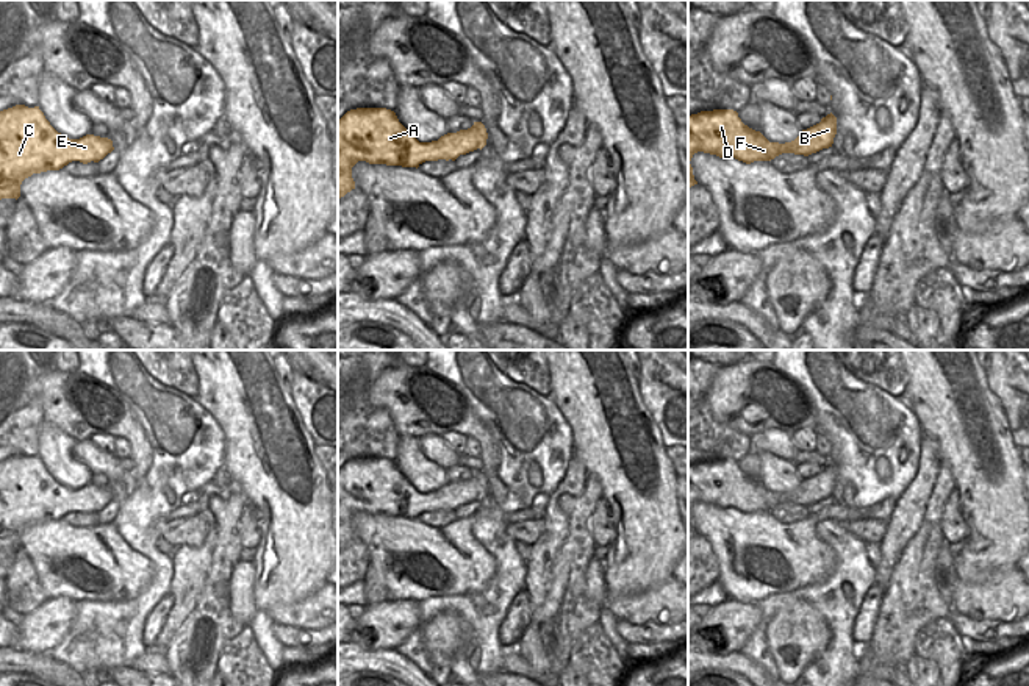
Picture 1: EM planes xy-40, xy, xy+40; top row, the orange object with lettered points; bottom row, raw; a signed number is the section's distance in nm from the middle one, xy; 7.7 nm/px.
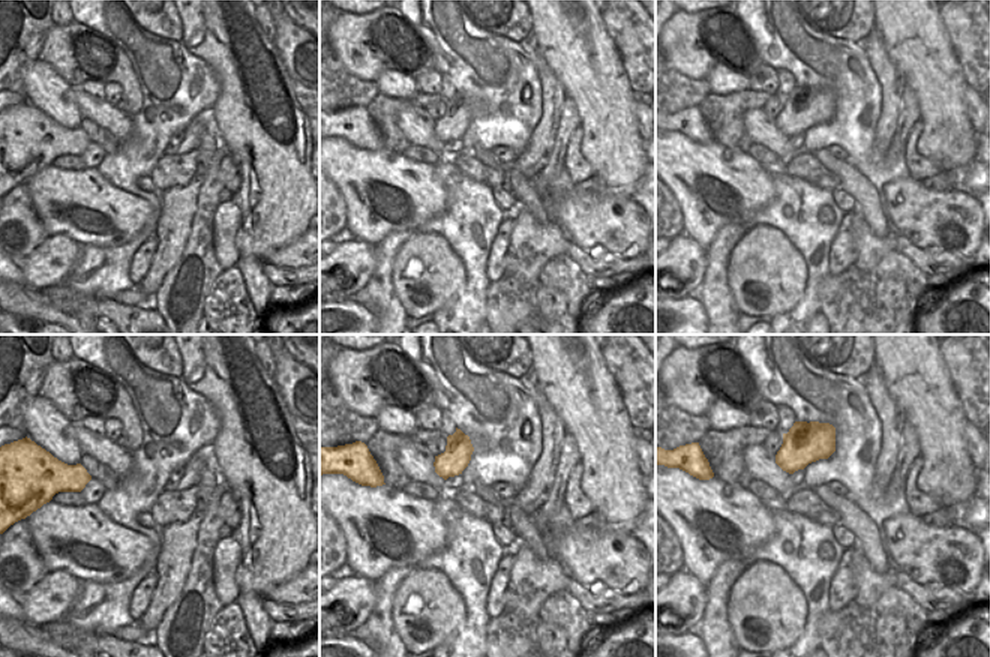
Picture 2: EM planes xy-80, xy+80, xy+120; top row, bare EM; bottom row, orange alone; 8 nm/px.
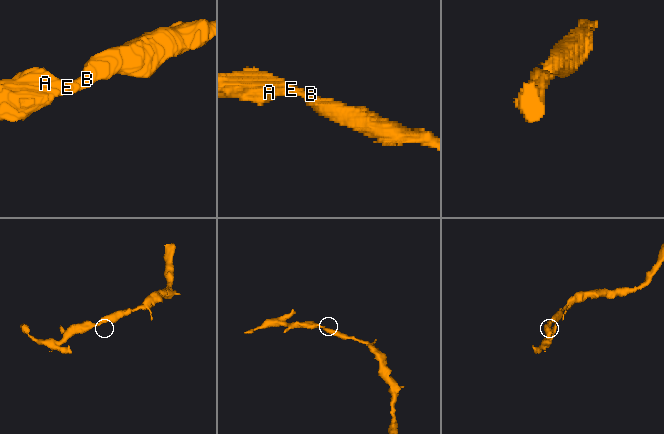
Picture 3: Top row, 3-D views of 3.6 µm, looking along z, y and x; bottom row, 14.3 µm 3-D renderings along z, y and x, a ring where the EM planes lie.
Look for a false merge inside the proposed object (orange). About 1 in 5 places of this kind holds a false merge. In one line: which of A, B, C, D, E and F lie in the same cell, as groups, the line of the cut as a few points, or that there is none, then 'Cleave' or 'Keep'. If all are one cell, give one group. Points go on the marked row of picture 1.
Groups: A B C D E F. No split. Keep.

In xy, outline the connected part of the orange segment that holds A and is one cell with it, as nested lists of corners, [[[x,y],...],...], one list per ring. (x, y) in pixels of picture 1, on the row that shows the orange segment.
[[[357,108],[338,120],[338,198],[355,189],[352,167],[358,161],[419,167],[425,161],[452,159],[486,145],[482,122],[447,133],[438,141],[419,142],[386,108]]]

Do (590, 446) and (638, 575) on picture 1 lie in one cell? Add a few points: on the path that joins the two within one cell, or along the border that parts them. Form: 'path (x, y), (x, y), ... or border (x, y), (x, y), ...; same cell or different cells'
path (623, 478), (638, 496), (638, 543); same cell

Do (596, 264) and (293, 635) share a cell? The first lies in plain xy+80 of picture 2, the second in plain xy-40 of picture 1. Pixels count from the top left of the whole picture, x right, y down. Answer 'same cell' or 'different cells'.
same cell

